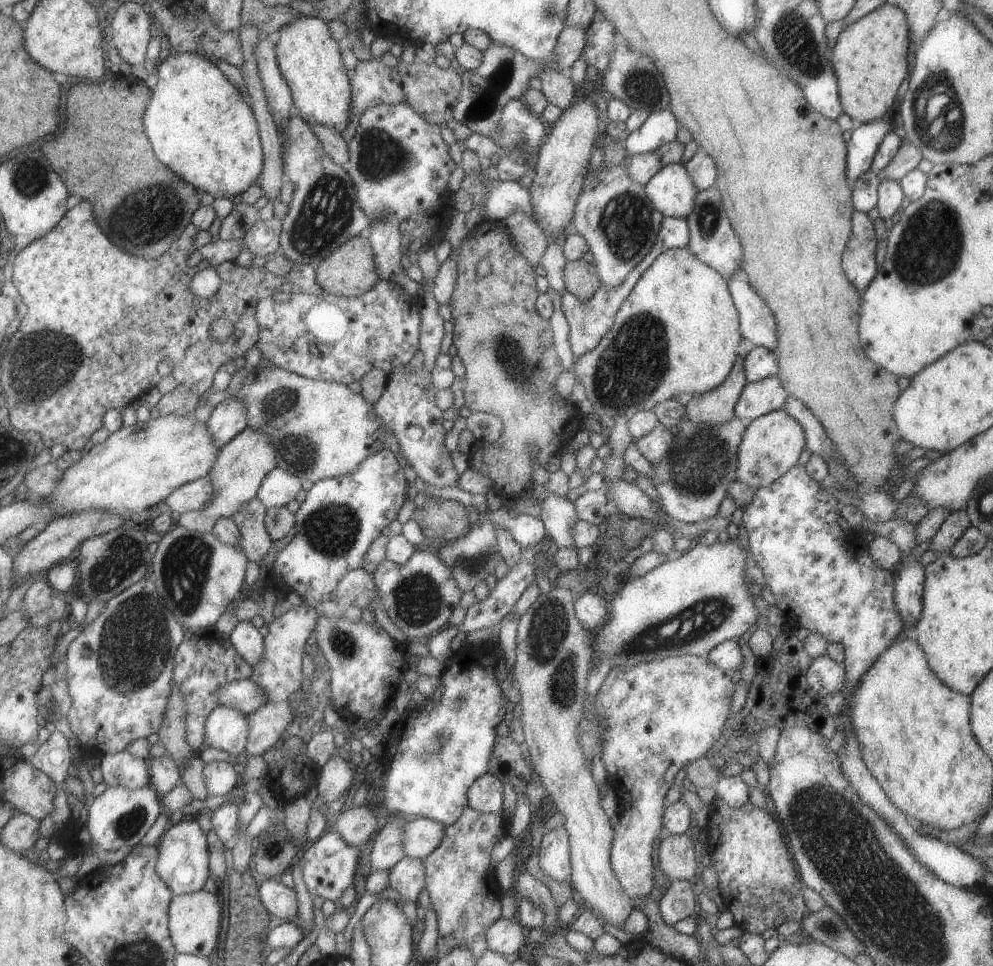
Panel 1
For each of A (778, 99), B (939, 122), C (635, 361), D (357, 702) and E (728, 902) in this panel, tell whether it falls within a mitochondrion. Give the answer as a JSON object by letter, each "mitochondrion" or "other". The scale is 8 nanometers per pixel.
{"A":"other","B":"mitochondrion","C":"mitochondrion","D":"other","E":"other"}

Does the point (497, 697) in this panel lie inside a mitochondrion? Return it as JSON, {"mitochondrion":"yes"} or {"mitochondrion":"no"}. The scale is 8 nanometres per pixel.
{"mitochondrion":"no"}

